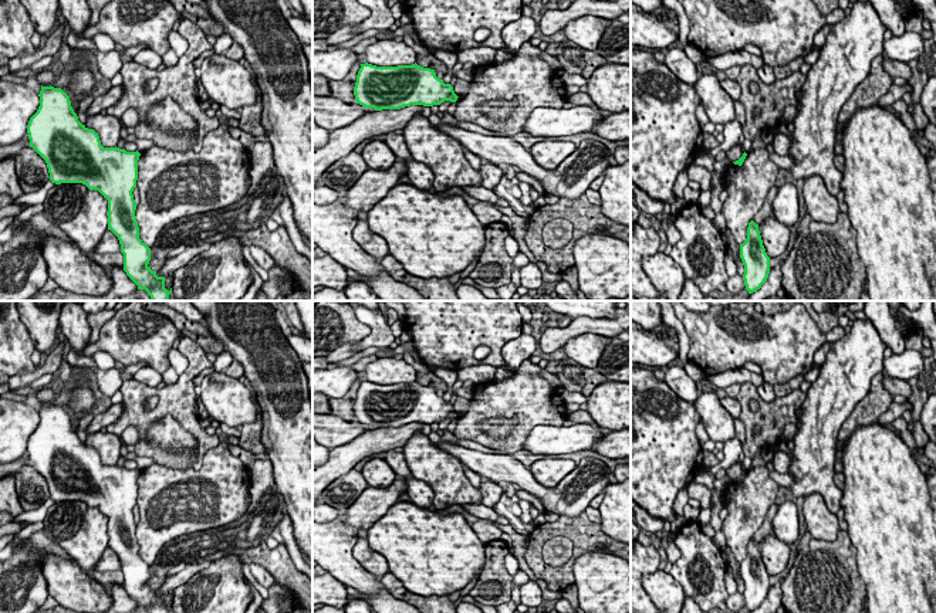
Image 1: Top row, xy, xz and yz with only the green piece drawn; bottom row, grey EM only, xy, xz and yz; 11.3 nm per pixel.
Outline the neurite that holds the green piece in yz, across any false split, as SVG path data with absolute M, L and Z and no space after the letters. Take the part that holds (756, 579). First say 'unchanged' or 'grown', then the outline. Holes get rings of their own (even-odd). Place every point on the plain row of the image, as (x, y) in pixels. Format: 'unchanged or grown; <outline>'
unchanged; M753 538L749 541L746 559L740 562L740 576L744 583L746 607L753 612L761 606L770 592L770 575L763 563L758 542Z

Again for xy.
unchanged; M43 404L40 424L30 436L30 464L45 478L55 502L82 501L108 518L108 548L119 558L124 589L148 613L169 613L165 595L148 583L151 566L139 556L134 507L141 471L104 465L94 447L78 438L70 414L54 404Z

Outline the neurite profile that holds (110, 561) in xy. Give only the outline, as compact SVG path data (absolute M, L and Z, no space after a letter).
M107 548L99 562L95 565L94 570L108 572L108 570L119 570L119 569L121 569L121 562L118 555L111 548Z

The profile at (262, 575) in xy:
M251 562L249 563L249 566L254 579L266 589L268 589L274 583L274 576L261 565Z

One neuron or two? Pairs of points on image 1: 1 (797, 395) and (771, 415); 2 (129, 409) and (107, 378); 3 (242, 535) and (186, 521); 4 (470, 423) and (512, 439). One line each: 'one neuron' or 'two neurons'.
1: one neuron
2: two neurons
3: two neurons
4: one neuron

